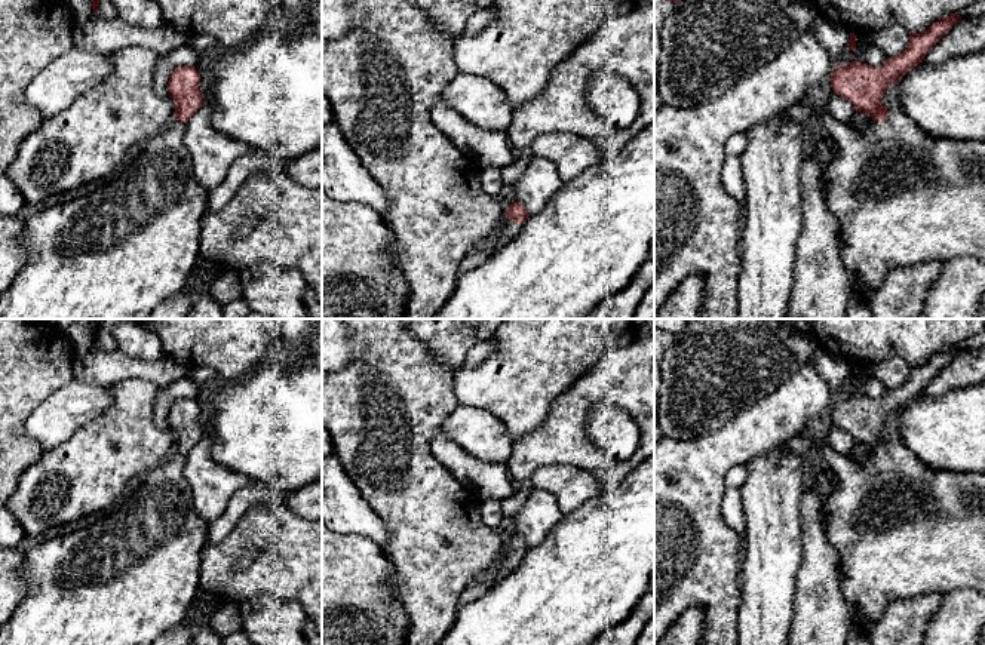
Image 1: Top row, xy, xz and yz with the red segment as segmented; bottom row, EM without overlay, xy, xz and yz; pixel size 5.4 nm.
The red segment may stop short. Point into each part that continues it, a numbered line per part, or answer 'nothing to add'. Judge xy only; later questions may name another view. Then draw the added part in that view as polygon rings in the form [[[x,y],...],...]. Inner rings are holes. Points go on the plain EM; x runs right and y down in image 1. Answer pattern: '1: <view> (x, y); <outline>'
1: xy (126, 580); [[[172,452],[172,455],[156,469],[142,476],[142,483],[123,495],[116,509],[99,522],[83,529],[55,537],[39,543],[25,552],[22,574],[27,581],[27,595],[18,605],[12,617],[0,629],[0,645],[151,645],[159,636],[174,629],[184,620],[200,590],[200,563],[202,550],[208,543],[208,523],[196,513],[193,507],[193,491],[184,477],[185,455]]]

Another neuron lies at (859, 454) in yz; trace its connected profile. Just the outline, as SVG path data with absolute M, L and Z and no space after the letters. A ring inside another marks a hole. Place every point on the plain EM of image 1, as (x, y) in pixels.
M856 443L849 452L849 460L853 464L866 464L872 454L866 446Z

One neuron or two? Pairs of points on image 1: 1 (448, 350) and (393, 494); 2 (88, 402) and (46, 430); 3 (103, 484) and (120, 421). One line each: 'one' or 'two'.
1: two
2: one
3: one

